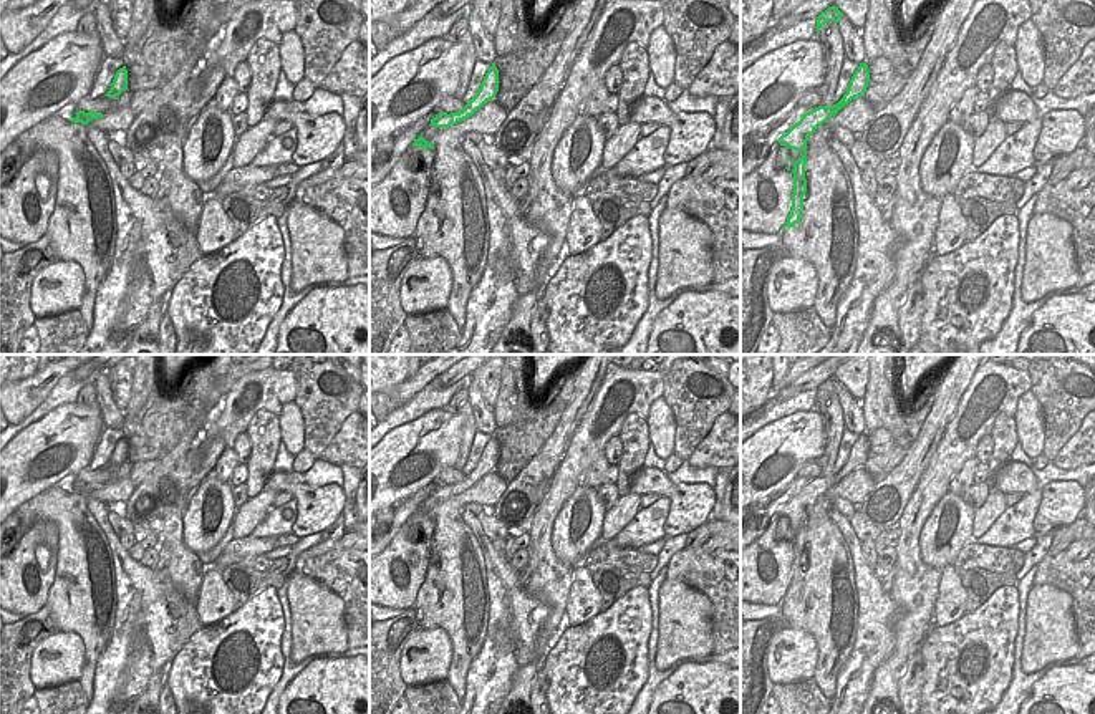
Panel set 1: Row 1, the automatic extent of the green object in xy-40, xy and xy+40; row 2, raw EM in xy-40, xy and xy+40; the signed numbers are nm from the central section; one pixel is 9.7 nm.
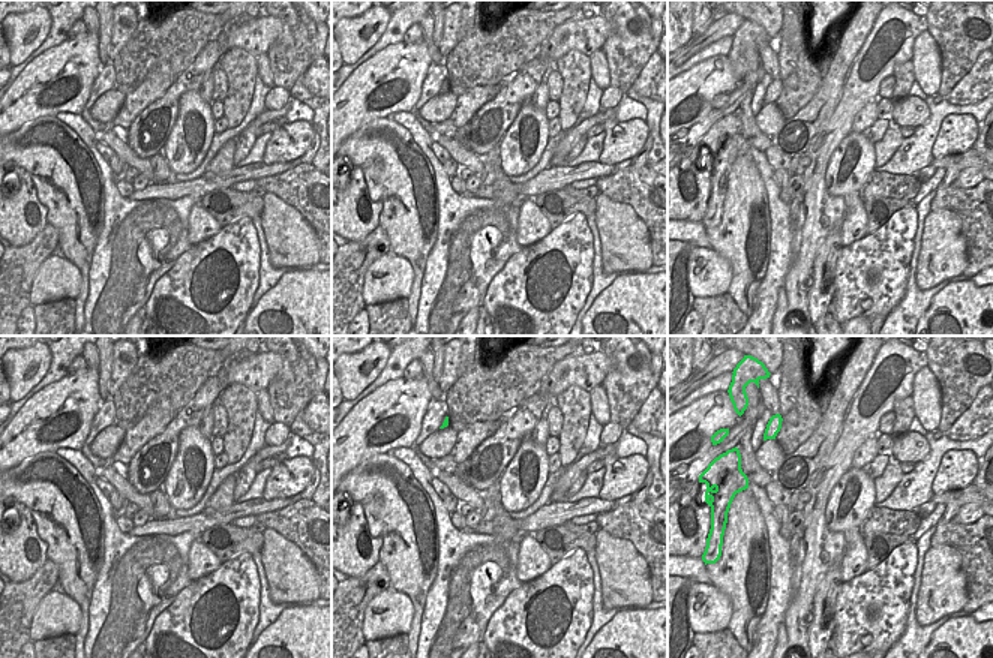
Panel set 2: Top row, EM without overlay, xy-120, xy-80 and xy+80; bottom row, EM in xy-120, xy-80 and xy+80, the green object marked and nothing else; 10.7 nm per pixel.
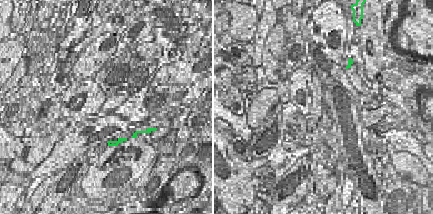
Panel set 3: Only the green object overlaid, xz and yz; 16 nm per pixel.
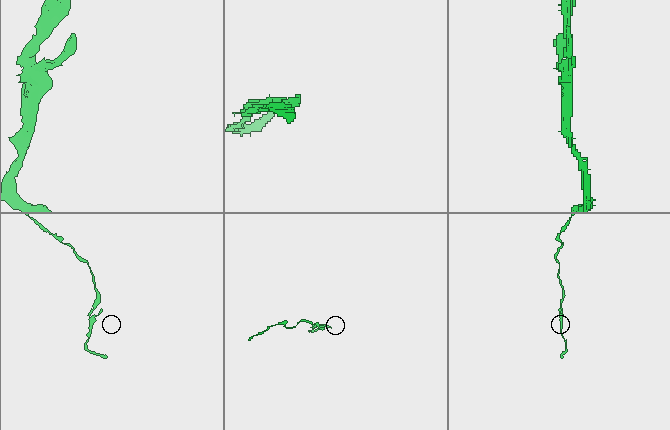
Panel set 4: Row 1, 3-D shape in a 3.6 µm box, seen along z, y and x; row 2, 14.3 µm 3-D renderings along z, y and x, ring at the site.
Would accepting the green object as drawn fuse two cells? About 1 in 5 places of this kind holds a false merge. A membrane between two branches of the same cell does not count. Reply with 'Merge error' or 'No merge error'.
No merge error.

